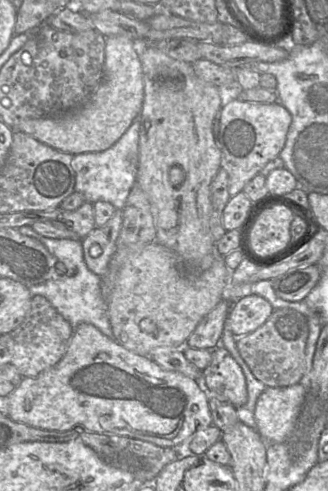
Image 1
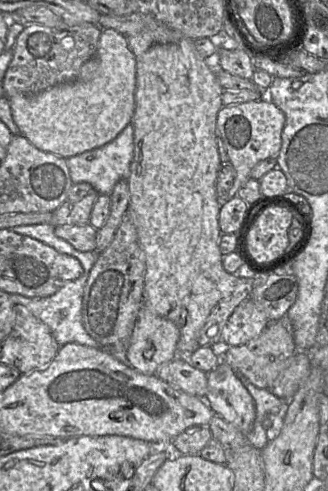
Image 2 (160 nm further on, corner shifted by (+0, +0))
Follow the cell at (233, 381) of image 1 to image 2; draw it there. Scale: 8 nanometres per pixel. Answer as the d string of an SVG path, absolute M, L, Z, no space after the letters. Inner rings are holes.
M224 362L207 373L205 401L214 414L246 435L255 420L253 398L234 371Z

